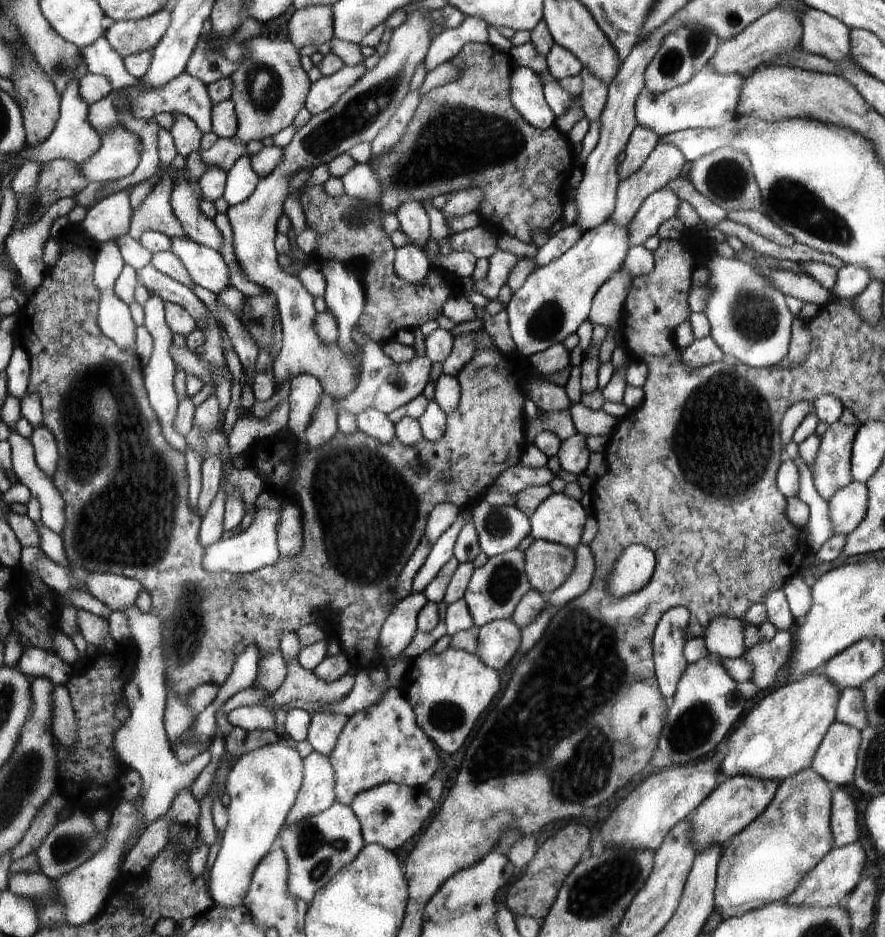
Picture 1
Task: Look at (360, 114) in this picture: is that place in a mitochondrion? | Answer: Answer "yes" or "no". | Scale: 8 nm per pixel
yes

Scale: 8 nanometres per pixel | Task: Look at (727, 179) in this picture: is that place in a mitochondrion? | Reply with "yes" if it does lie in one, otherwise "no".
yes

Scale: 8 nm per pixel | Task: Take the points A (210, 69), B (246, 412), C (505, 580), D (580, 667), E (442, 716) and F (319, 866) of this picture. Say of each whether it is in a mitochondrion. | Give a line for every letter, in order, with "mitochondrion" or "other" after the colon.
A: other
B: other
C: mitochondrion
D: mitochondrion
E: mitochondrion
F: mitochondrion

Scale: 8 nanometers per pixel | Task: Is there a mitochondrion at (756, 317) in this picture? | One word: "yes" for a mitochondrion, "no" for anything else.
yes

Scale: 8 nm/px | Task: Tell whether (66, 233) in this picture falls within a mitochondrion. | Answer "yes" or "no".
no

